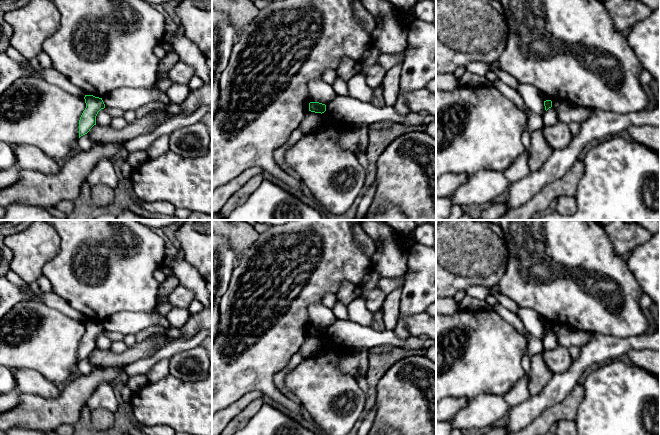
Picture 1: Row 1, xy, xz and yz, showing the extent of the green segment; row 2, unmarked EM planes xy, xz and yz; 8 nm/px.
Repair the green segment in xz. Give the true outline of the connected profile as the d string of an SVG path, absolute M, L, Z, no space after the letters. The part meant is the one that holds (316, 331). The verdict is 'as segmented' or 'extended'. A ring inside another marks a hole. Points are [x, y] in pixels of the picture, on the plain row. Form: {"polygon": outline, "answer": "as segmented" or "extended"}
{"polygon": "M310 326L309 335L322 338L326 335L326 329L319 326Z", "answer": "as segmented"}

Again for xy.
{"polygon": "M85 319L86 332L79 344L79 362L87 358L96 349L96 340L101 333L105 332L102 322L93 319Z", "answer": "as segmented"}

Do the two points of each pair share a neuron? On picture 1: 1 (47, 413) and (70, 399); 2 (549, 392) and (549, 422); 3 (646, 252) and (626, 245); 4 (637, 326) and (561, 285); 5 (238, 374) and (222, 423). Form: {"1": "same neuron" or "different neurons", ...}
{"1": "same neuron", "2": "different neurons", "3": "different neurons", "4": "same neuron", "5": "different neurons"}

